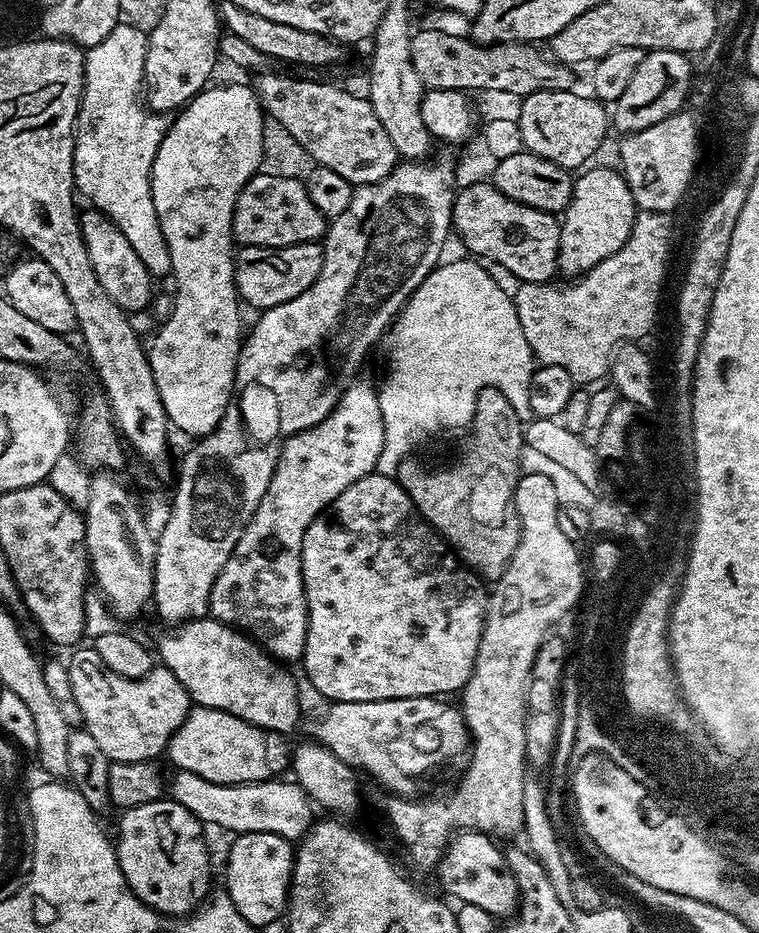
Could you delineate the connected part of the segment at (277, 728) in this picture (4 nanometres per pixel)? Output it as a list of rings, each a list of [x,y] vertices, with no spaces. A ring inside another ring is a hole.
[[[201,618],[189,620],[173,627],[160,640],[158,656],[163,667],[176,675],[189,697],[201,708],[217,708],[234,714],[254,726],[269,732],[285,734],[300,720],[300,696],[296,693],[296,680],[287,672],[283,663],[269,656],[255,640],[220,620]]]

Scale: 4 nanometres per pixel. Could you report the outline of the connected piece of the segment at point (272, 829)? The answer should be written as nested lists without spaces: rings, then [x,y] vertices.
[[[173,771],[171,780],[170,776],[170,796],[182,806],[186,806],[186,810],[190,810],[190,814],[194,814],[200,819],[200,823],[205,826],[213,824],[216,828],[225,828],[231,834],[239,834],[242,832],[257,832],[258,834],[278,834],[282,838],[286,838],[290,842],[299,841],[308,829],[314,823],[314,805],[308,796],[300,788],[299,784],[291,779],[273,778],[271,780],[259,780],[258,782],[250,782],[249,784],[215,784],[206,778],[198,778],[198,774],[190,774],[189,772]]]

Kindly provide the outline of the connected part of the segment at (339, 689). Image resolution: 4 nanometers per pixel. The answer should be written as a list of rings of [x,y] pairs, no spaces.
[[[373,474],[358,478],[358,482],[354,482],[354,486],[346,486],[346,490],[342,490],[342,494],[338,494],[336,501],[327,510],[321,512],[318,518],[314,518],[314,522],[310,522],[310,526],[306,530],[306,538],[302,542],[302,570],[304,571],[304,596],[308,600],[308,633],[306,634],[306,646],[304,647],[302,667],[304,667],[305,674],[308,675],[309,682],[325,696],[325,701],[370,702],[371,700],[405,700],[406,698],[418,698],[419,696],[440,698],[445,695],[443,692],[459,693],[463,689],[464,683],[468,681],[470,674],[474,670],[474,662],[478,654],[478,642],[482,638],[484,615],[488,609],[490,592],[486,587],[485,581],[477,576],[471,568],[465,568],[461,564],[460,557],[444,543],[440,533],[420,515],[420,511],[416,509],[414,502],[406,494],[406,490],[402,490],[402,486],[395,478]]]

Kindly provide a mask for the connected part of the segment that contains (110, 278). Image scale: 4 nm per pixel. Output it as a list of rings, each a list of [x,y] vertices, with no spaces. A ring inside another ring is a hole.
[[[88,210],[79,217],[80,233],[84,235],[84,245],[90,254],[90,262],[94,266],[94,274],[98,274],[98,282],[102,282],[102,290],[110,294],[113,302],[129,314],[140,312],[152,300],[152,284],[154,277],[142,266],[142,258],[134,254],[134,246],[126,242],[126,238],[116,229],[116,225],[99,210]]]

